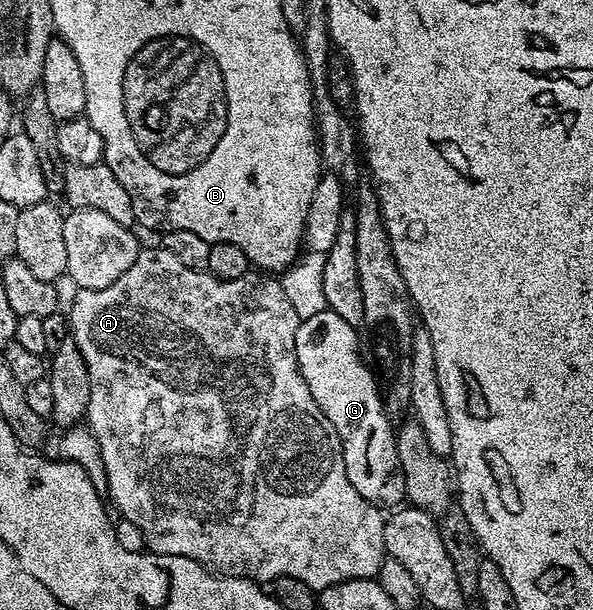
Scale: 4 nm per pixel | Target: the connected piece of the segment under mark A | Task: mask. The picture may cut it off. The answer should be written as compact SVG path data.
M155 247L155 249L143 248L139 252L138 258L132 263L132 267L128 267L128 271L124 271L124 275L120 275L120 279L116 279L116 283L99 289L78 289L75 294L74 302L71 303L70 309L68 308L68 333L76 343L76 347L80 347L80 355L84 355L84 363L88 367L90 398L88 399L85 420L94 433L96 443L100 447L100 455L104 461L104 471L106 472L104 489L108 497L108 492L110 492L111 498L109 497L109 500L112 505L112 500L114 500L115 507L122 512L120 514L121 520L136 523L136 527L140 527L140 531L146 540L146 549L149 552L159 553L160 555L184 555L188 559L196 559L207 569L220 573L223 577L247 577L249 581L259 583L272 583L278 577L295 577L304 583L308 583L308 587L312 587L315 591L327 589L332 587L332 583L340 583L348 579L377 578L382 561L388 556L384 543L386 517L379 506L372 504L368 499L364 499L364 495L360 495L360 491L356 491L356 487L352 487L352 483L348 483L348 471L344 471L344 455L342 454L340 435L336 435L336 427L332 427L328 415L324 415L324 411L320 411L320 407L312 399L312 391L308 391L308 383L304 383L304 375L300 375L298 370L294 340L298 330L299 317L295 308L289 303L282 282L277 276L267 275L262 271L251 271L244 274L240 279L221 281L219 277L213 277L212 274L203 270L184 267L184 263L180 263L180 259L176 259L176 255L172 255L172 251L161 247Z

